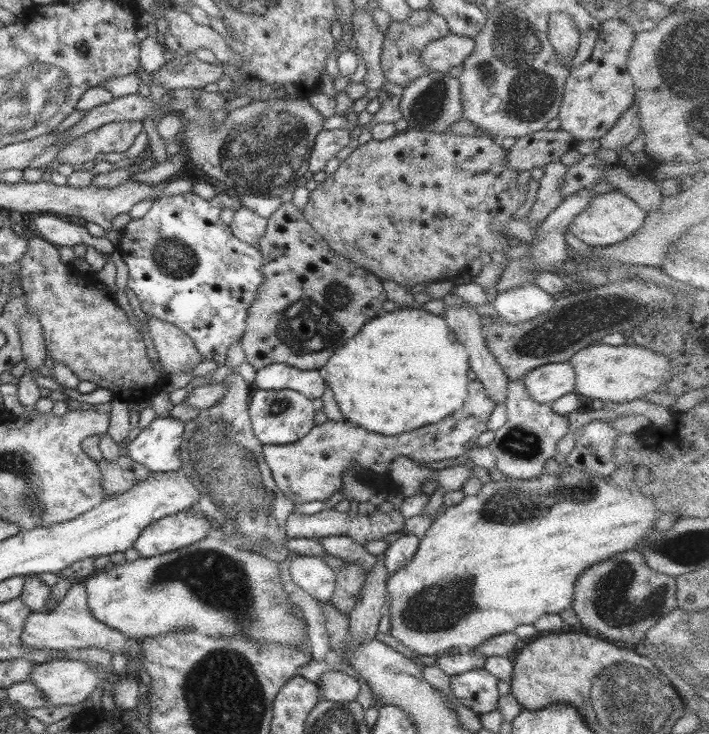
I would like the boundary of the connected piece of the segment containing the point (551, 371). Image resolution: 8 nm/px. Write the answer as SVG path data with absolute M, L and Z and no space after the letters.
M566 361L534 368L521 381L535 401L551 404L566 394L574 393L576 376L574 368Z

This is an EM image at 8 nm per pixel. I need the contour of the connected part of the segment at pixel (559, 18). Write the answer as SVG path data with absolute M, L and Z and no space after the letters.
M557 12L550 15L549 41L562 64L570 68L580 44L580 31L567 14Z

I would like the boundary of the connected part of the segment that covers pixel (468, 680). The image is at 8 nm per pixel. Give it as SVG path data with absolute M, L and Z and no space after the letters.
M484 667L473 668L459 675L451 676L454 696L460 702L478 714L496 710L500 698L498 679Z

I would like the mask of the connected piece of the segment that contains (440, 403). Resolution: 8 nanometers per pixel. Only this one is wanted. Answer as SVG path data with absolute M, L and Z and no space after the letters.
M422 308L399 309L370 320L346 346L340 347L326 363L325 383L332 386L340 412L368 432L396 436L426 424L434 424L460 411L469 398L470 357L456 339L446 320Z

